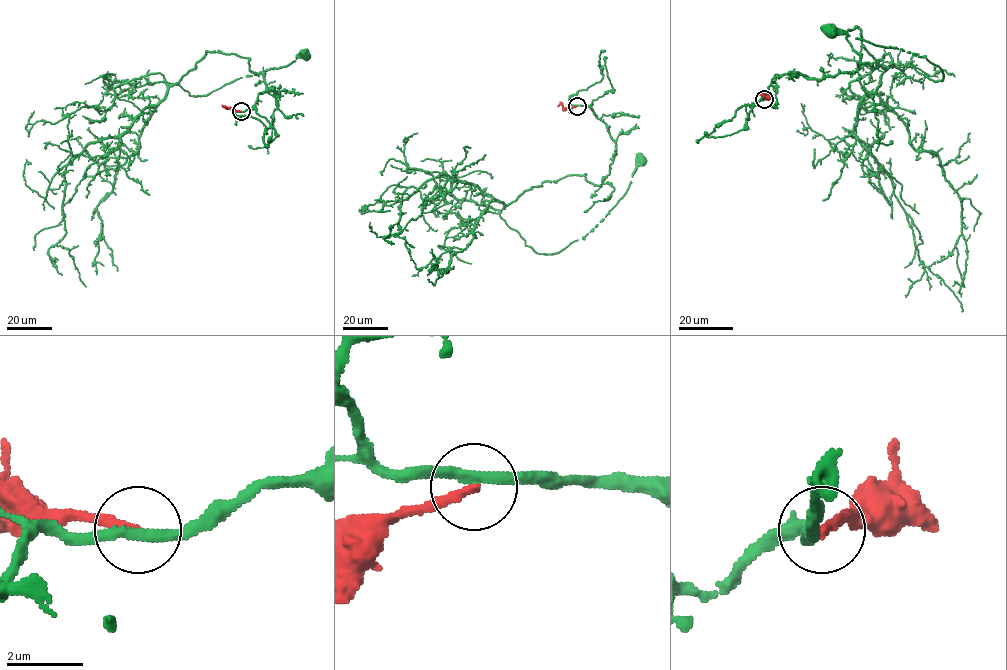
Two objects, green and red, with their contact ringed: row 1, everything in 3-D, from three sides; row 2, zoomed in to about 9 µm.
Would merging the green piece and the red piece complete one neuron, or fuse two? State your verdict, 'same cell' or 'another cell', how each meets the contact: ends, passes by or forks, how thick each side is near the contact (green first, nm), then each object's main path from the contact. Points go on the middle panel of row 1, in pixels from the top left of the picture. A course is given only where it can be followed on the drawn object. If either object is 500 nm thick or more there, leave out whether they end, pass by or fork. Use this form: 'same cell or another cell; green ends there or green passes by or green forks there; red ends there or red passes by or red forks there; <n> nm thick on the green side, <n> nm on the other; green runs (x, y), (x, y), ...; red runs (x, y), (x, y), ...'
another cell; green passes by; red ends there; 280 nm thick on the green side, 240 nm on the other; green runs (577, 105), (615, 142), (609, 174), (507, 204), (526, 246), (583, 238), (641, 160); red runs (577, 106), (558, 106)

